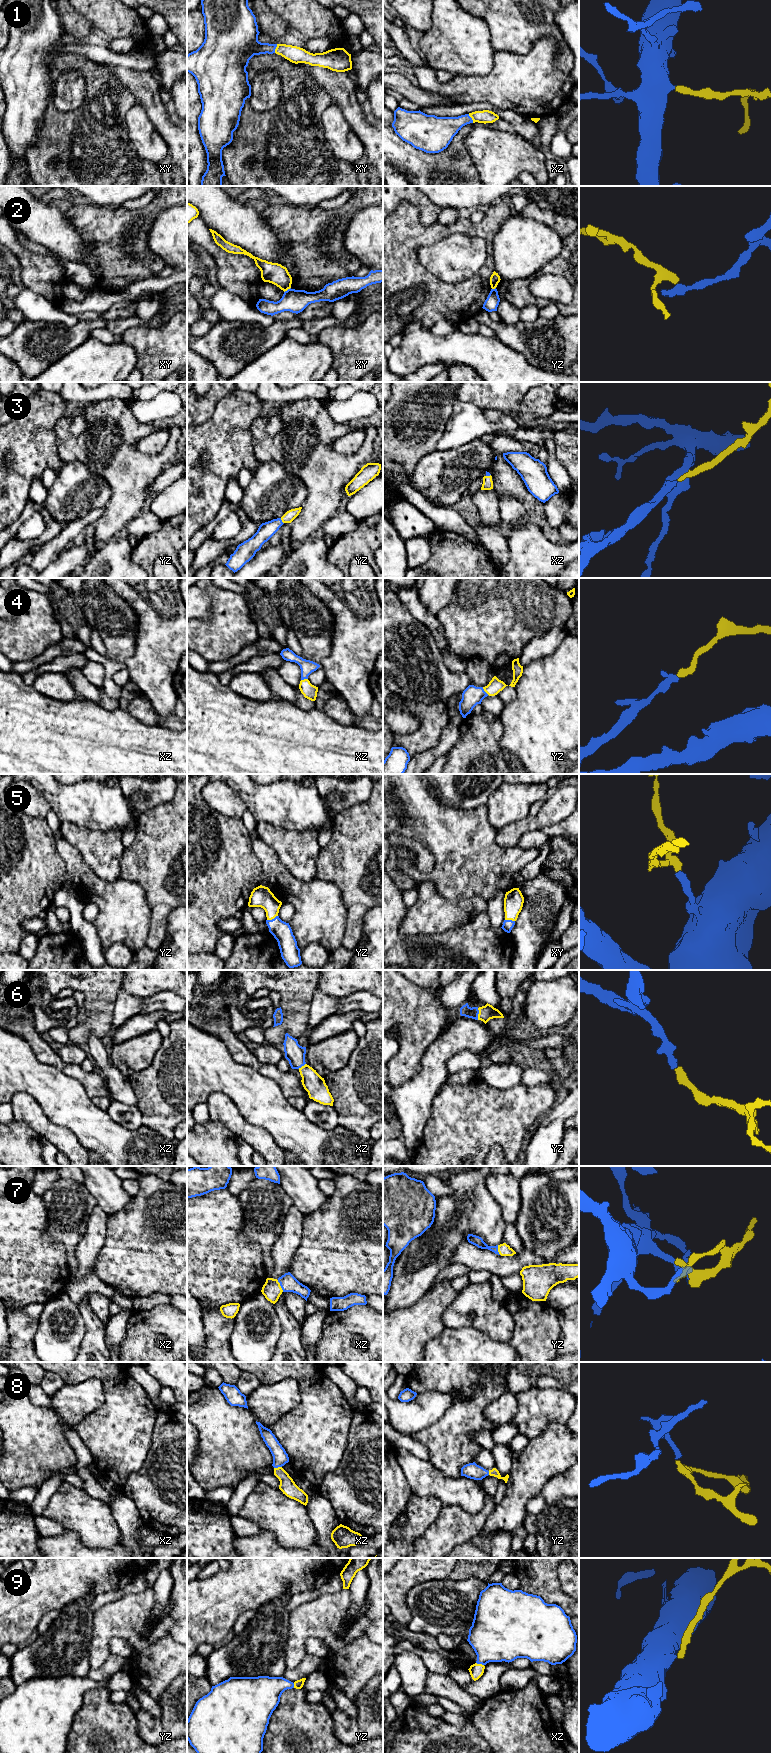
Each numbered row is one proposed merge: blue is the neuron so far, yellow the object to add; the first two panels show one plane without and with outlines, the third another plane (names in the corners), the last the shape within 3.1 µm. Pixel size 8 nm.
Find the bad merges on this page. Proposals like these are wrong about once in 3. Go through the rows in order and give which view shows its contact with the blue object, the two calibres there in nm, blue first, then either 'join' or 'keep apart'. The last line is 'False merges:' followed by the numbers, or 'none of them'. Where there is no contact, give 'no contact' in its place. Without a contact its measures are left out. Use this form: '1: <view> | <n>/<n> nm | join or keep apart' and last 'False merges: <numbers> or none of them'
1: xy | 220/140 nm | join
2: xy | 190/170 nm | keep apart
3: yz | 130/90 nm | join
4: yz | 160/110 nm | join
5: yz | 160/170 nm | join
6: yz | 90/120 nm | join
7: xz | 140/150 nm | join
8: xz | 120/120 nm | join
9: xz | 400/110 nm | join
False merges: 2

